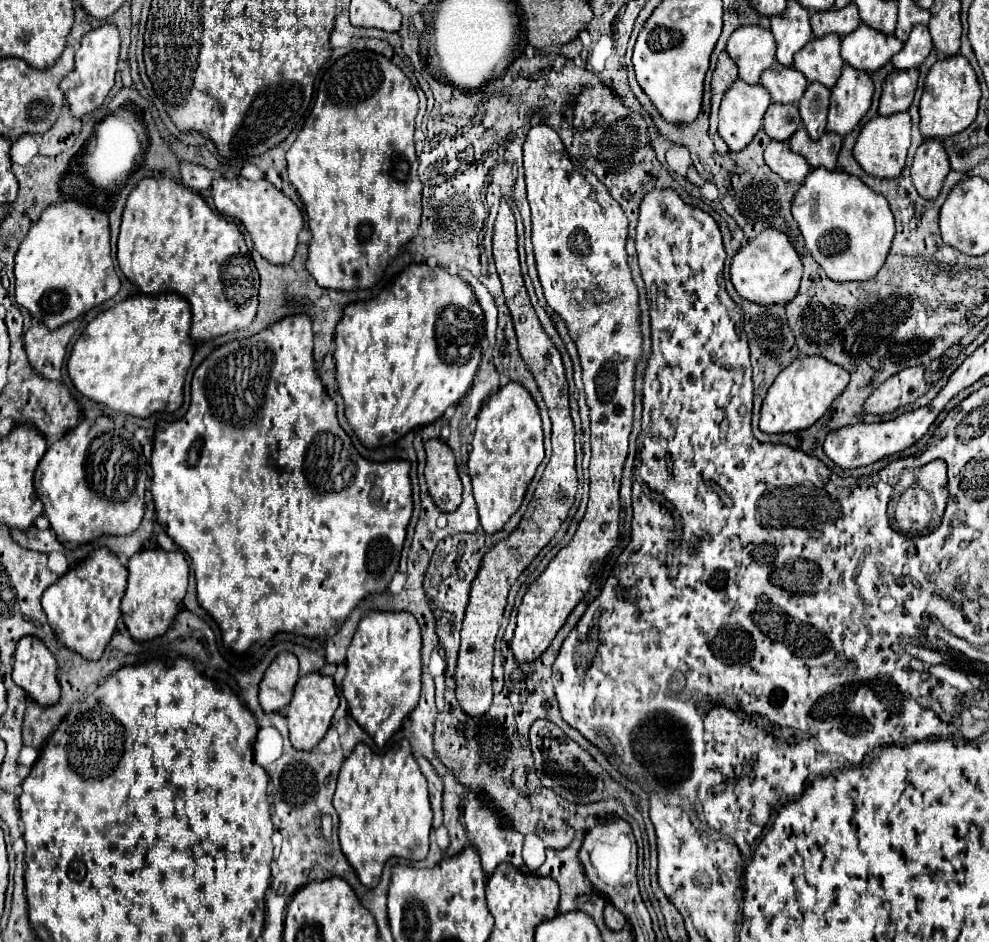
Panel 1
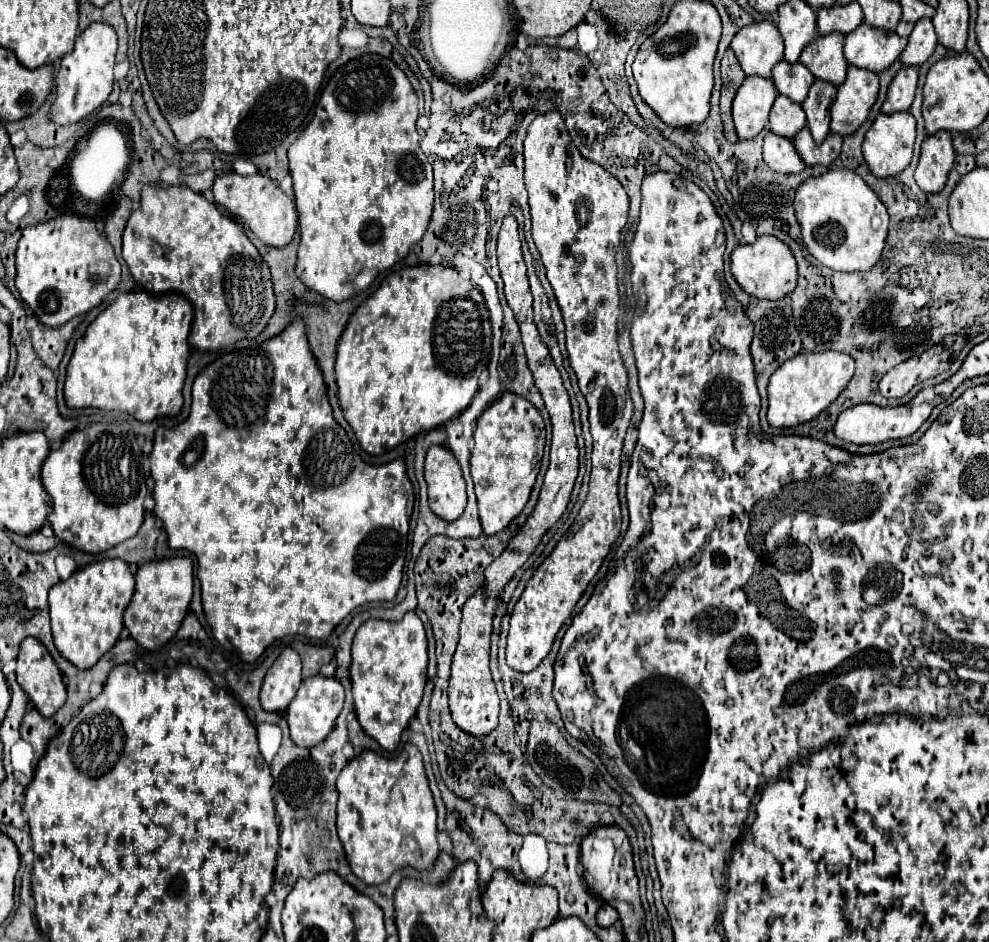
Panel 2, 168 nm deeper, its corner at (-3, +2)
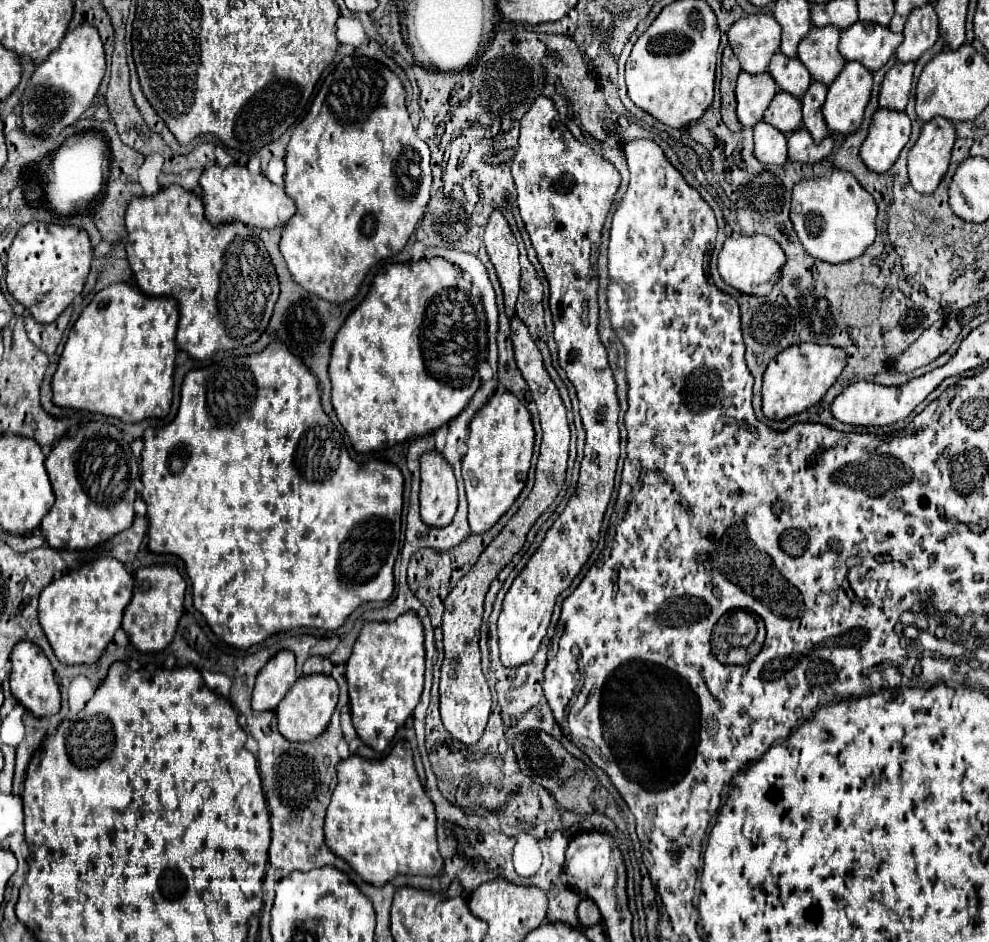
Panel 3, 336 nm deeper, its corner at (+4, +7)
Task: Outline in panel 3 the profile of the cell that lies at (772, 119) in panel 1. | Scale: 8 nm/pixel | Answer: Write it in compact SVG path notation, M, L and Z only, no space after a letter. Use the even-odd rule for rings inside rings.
M778 90L774 100L770 102L766 114L764 114L764 122L768 122L770 126L778 128L784 134L794 132L796 128L802 126L802 104L800 104L800 100Z

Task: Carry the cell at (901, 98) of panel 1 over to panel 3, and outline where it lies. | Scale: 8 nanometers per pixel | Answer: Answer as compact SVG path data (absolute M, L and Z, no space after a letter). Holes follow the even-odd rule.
M896 62L884 76L882 88L880 88L880 106L890 108L890 110L904 110L908 104L910 88L912 88L912 72L914 64L902 64Z

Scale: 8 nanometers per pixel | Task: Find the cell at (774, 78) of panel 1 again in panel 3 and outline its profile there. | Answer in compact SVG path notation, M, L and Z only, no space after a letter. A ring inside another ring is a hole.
M776 52L772 56L768 72L784 92L788 92L796 98L804 96L804 92L808 90L810 80L812 80L810 72L798 58L788 58L782 52Z

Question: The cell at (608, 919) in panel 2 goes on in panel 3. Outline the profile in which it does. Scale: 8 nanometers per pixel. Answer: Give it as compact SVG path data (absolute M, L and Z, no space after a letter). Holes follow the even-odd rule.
M582 900L580 906L578 906L578 920L582 926L594 926L594 924L600 924L602 918L600 918L600 910L598 906L592 902L592 900Z

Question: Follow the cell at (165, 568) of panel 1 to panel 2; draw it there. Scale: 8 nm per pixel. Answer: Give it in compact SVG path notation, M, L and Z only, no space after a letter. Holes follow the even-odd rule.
M189 557L161 559L143 563L137 571L137 587L131 603L125 609L123 621L131 637L147 651L161 649L181 627L193 597L193 561Z

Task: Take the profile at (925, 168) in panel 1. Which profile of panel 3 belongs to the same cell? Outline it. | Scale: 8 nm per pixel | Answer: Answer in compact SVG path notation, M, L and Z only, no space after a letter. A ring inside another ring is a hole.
M938 116L938 118L932 118L930 122L926 122L922 126L920 138L916 140L916 144L908 152L908 176L910 176L910 184L916 188L916 192L920 192L920 194L932 194L936 190L938 182L942 180L942 176L948 170L950 150L954 146L954 140L956 140L954 126L946 118Z

